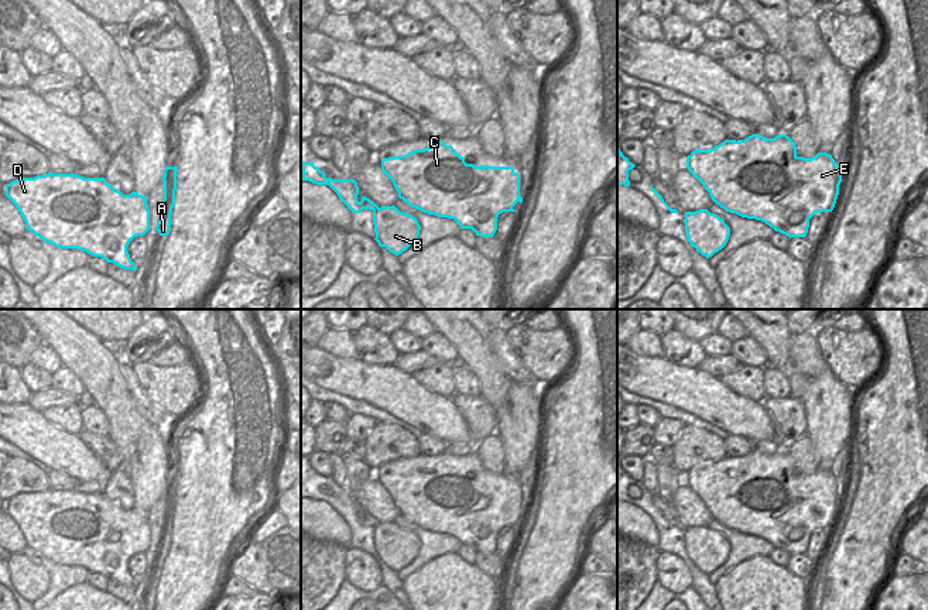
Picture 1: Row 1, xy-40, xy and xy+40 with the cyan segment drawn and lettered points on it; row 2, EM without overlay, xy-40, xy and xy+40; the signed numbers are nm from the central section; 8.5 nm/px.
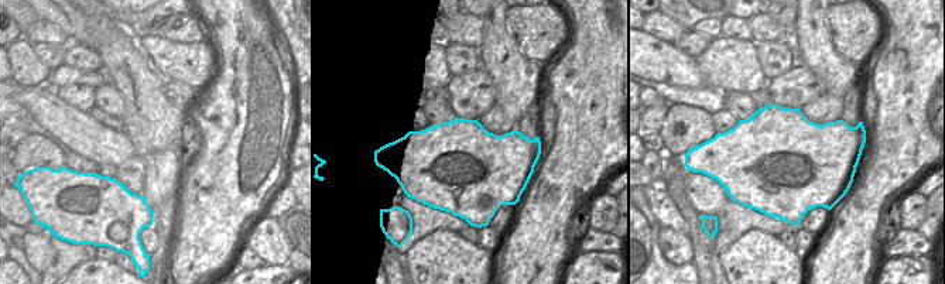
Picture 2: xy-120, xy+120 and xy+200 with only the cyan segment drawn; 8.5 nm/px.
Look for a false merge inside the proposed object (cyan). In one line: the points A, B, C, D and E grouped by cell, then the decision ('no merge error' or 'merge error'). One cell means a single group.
groups A B C D E; no merge error

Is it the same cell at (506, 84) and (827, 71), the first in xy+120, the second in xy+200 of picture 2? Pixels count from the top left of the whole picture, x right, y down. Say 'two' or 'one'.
one

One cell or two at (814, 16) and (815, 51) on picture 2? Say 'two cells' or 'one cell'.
one cell

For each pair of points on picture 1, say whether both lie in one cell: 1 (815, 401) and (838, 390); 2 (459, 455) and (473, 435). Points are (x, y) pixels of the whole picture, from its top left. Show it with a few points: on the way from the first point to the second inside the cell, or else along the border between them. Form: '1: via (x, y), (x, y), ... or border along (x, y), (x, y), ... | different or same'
1: via (821, 400), (832, 390) | same
2: border along (465, 439), (479, 444) | different

